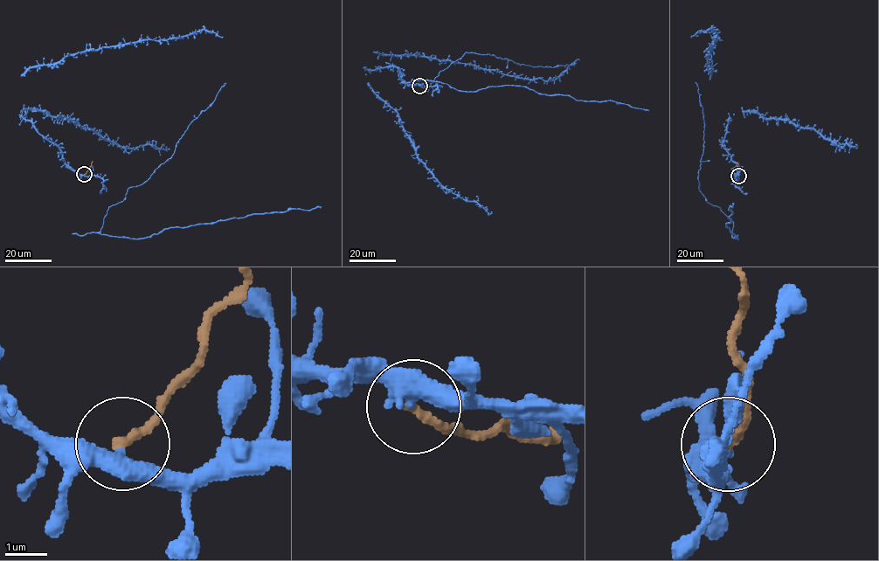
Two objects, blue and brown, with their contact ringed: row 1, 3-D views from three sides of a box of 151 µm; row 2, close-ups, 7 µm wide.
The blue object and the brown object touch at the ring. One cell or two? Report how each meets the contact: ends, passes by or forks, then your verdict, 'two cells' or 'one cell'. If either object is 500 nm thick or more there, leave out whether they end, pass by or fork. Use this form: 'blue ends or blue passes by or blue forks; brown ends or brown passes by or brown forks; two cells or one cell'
blue passes by; brown ends; two cells

